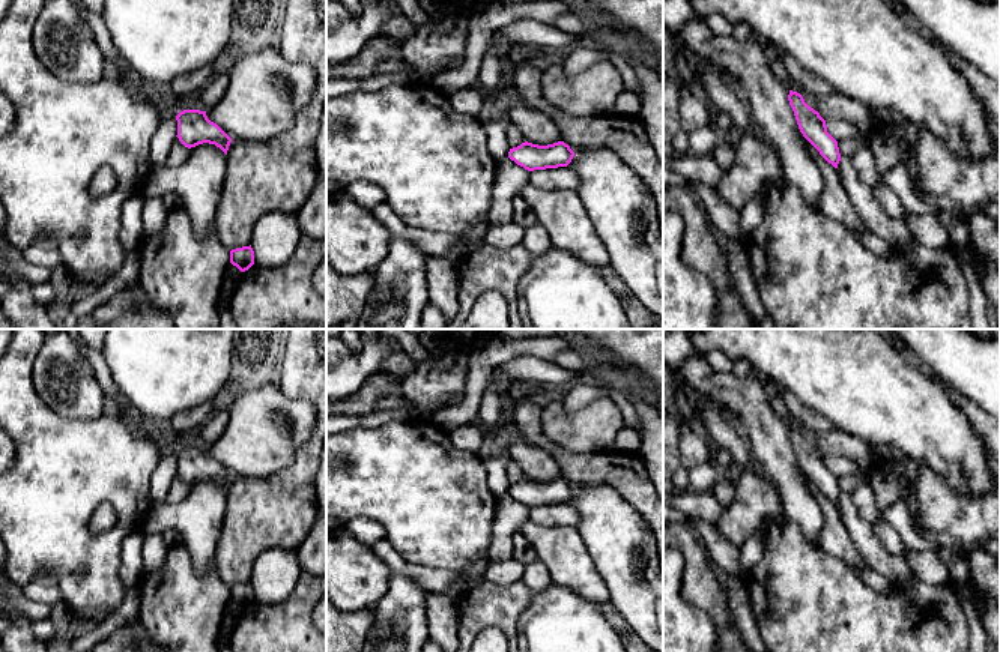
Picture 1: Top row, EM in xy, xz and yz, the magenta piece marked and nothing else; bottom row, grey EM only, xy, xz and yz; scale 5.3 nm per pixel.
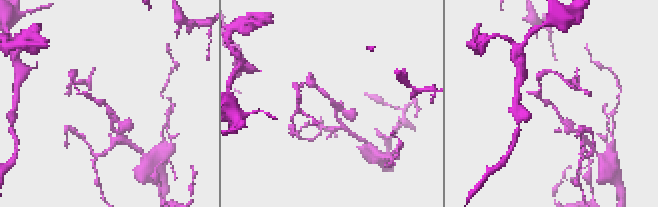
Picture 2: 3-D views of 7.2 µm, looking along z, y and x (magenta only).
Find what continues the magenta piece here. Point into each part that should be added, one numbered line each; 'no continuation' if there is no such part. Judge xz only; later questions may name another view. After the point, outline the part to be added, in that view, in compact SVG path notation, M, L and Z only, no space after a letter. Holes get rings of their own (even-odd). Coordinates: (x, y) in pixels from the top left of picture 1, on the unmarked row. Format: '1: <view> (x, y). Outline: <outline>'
no continuation

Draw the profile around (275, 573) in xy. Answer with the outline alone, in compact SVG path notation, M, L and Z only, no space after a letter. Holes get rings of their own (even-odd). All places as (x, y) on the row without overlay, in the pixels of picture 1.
M280 547L262 551L251 572L254 601L260 604L278 604L295 589L301 568L296 551Z

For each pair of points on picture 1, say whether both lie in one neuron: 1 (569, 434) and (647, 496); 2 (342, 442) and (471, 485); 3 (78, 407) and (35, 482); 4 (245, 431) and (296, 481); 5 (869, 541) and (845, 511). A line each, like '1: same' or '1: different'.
1: different
2: same
3: different
4: different
5: same

